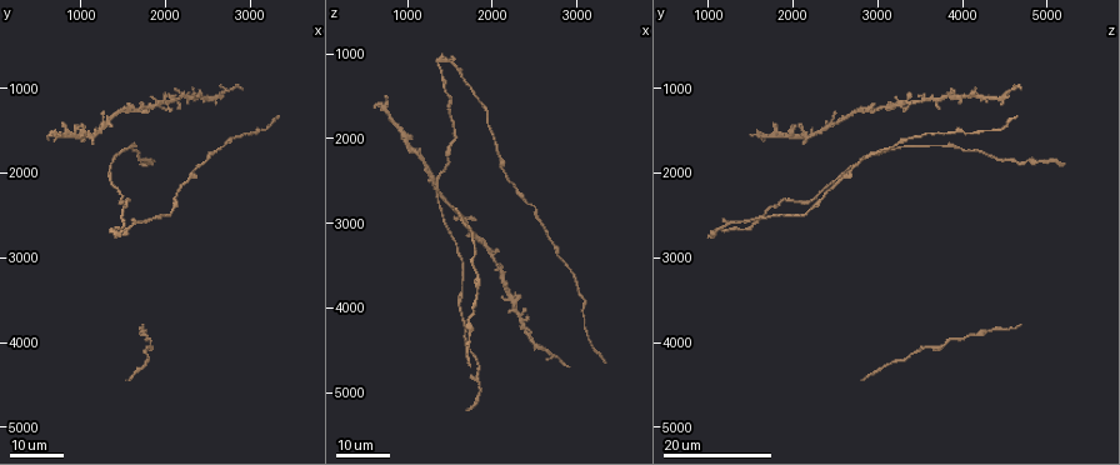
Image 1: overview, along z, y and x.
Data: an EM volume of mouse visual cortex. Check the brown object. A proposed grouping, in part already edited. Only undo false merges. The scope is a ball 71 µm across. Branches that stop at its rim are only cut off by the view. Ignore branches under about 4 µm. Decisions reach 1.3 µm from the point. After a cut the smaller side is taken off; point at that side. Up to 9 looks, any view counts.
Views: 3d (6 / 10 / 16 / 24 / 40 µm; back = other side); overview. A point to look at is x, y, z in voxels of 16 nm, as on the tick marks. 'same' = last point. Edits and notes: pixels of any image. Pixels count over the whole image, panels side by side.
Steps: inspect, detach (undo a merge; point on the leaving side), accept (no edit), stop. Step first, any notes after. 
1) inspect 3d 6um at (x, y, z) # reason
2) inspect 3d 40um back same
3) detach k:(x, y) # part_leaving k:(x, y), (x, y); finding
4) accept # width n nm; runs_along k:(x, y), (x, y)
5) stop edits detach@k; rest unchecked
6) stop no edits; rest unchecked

inspect 3d 16um at (1800, 1250, 3100) # arms part here

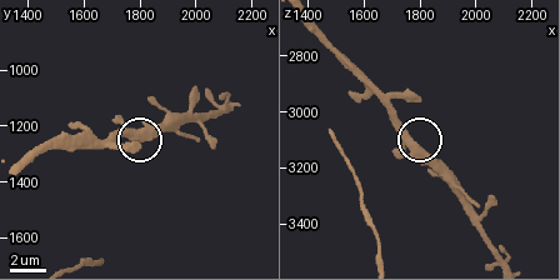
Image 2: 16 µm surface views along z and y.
inspect 3d 10um at (1800, 1220, 3130)

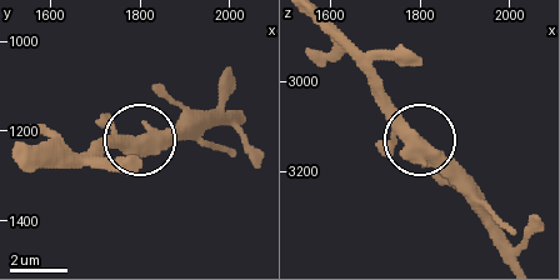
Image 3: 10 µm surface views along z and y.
inspect 3d 10um back at (1800, 1215, 3130)

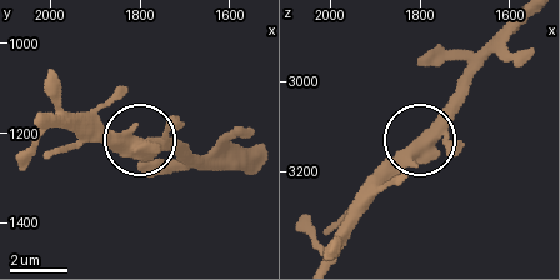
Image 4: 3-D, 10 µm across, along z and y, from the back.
accept # arms 3; all the same neuron

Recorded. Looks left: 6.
inspect 3d 16um at (1550, 1700, 3250)

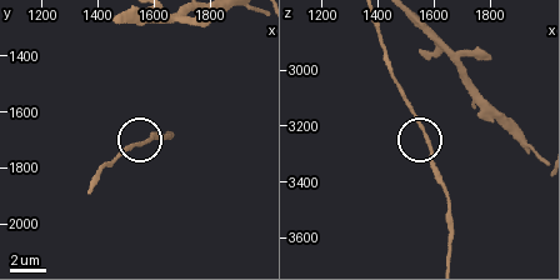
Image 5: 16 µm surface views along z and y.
inspect 3d 6um at (1580, 1710, 3240)

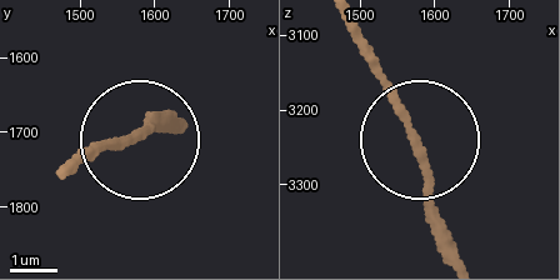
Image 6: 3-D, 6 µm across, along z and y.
accept # runs_along 6:(343, 20), (419, 139), (434, 243); continuous, no second neuron

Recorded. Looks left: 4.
inspect 3d 24um at (1650, 2600, 1300) # small branch off a trunk

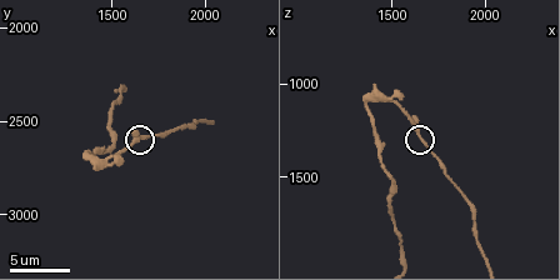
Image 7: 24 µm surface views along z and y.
inspect 3d 6um at (1660, 2600, 1280)

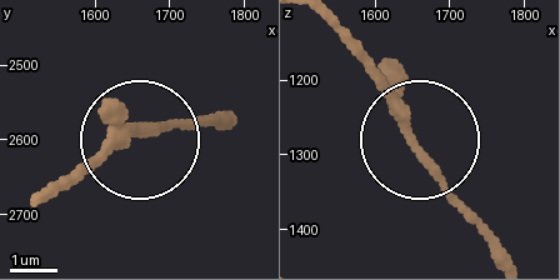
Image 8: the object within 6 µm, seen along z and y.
accept # width 210 nm; runs_along 8:(326, 26), (434, 181), (490, 238); all the same neuron

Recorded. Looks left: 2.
inspect 3d 24um at (2500, 1850, 2850) # calibre changes

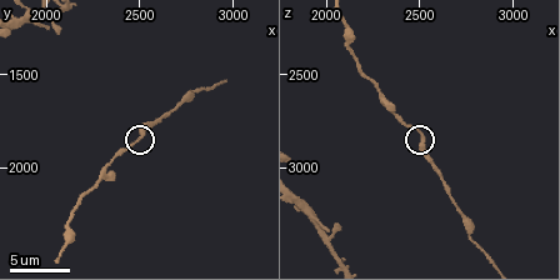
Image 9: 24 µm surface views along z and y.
inspect 3d 10um at (2520, 1820, 2840) # zoom in

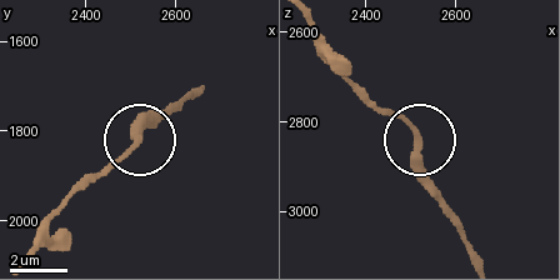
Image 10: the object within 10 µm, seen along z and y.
accept # runs_along 10:(309, 25), (323, 54), (409, 125), (420, 183), (443, 209); all the same neuron

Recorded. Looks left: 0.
stop no edits; rest unchecked

